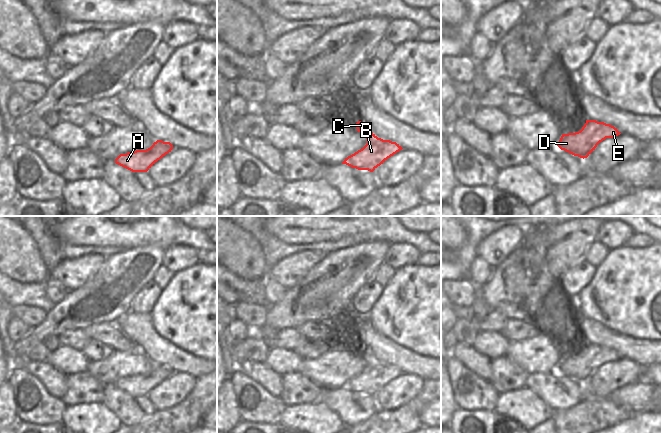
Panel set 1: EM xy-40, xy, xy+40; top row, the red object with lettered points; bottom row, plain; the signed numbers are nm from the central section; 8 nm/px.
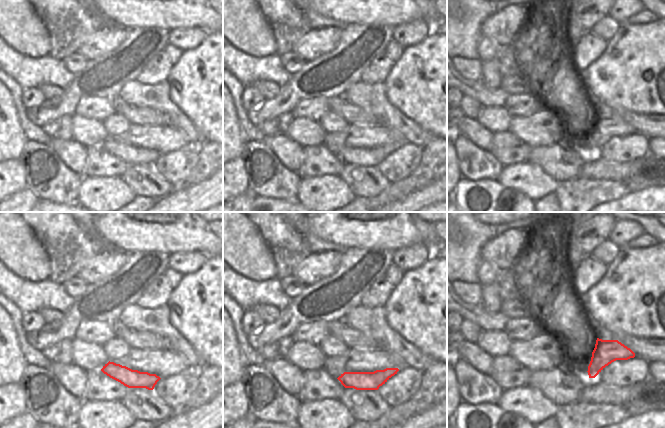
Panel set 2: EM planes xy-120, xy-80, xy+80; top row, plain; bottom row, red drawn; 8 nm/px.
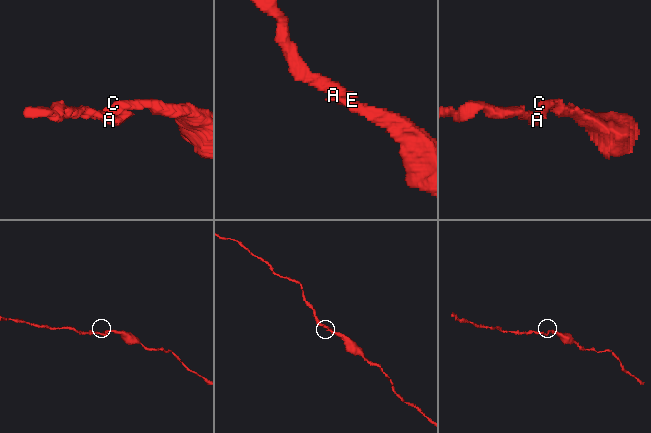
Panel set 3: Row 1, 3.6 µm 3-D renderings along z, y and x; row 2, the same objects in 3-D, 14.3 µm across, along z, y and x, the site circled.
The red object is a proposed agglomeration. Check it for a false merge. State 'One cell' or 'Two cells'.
One cell

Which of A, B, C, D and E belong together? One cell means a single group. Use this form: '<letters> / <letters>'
A B C D E

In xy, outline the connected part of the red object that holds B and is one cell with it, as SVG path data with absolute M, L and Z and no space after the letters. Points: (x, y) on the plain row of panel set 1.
M358 345L355 349L357 355L365 359L367 368L362 373L345 382L342 388L358 394L373 396L388 382L403 373L396 366L378 362L365 347Z

